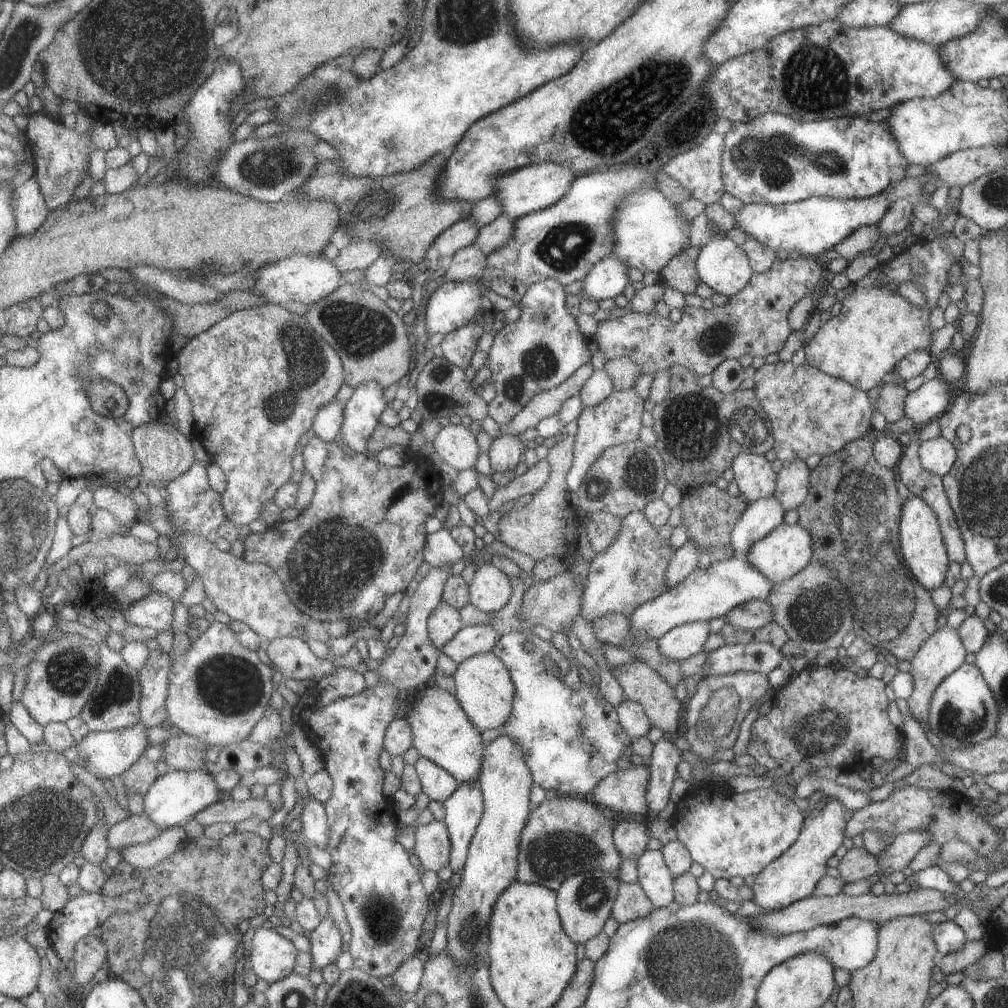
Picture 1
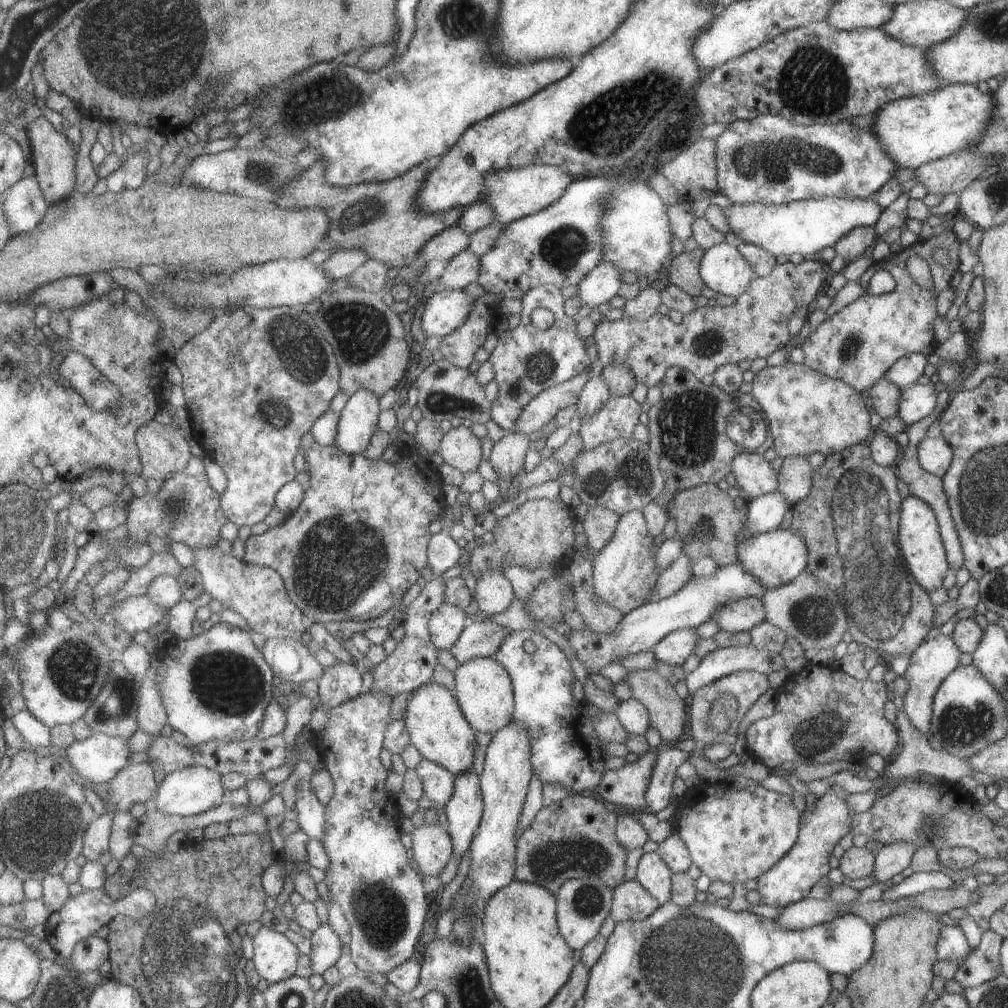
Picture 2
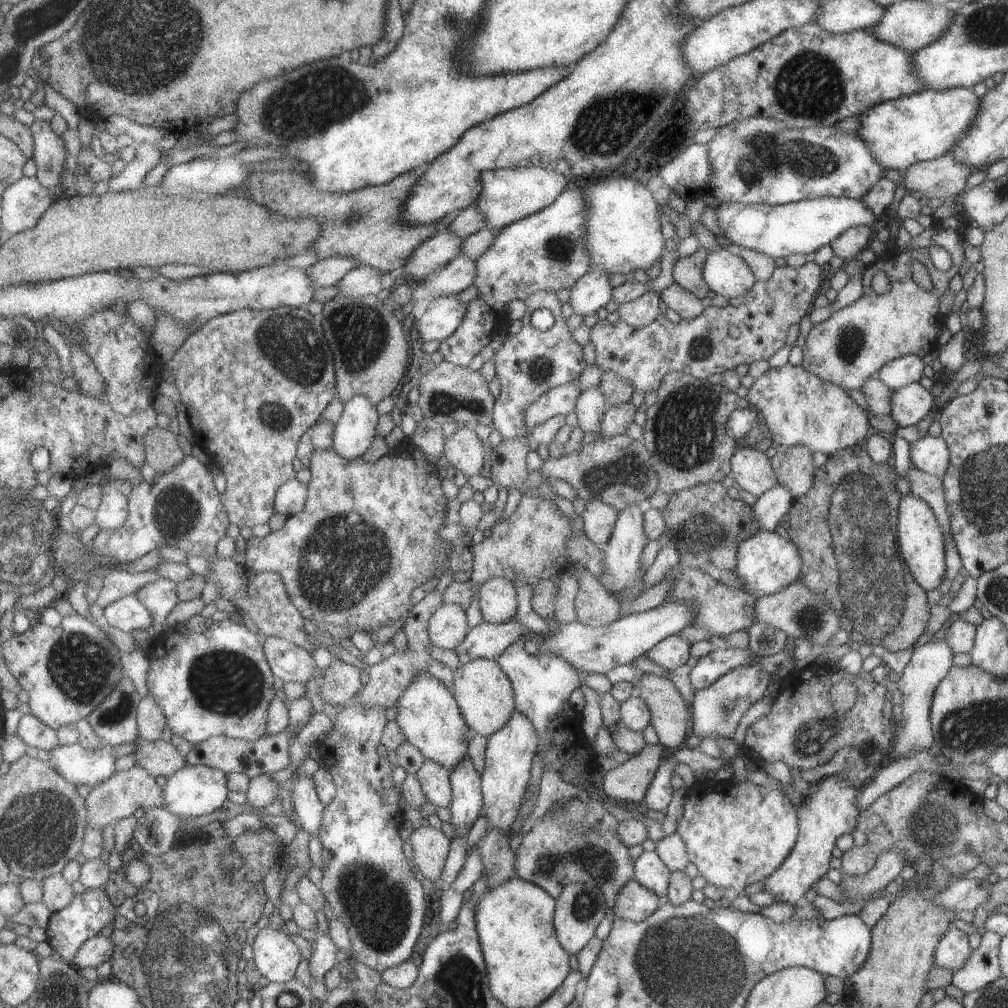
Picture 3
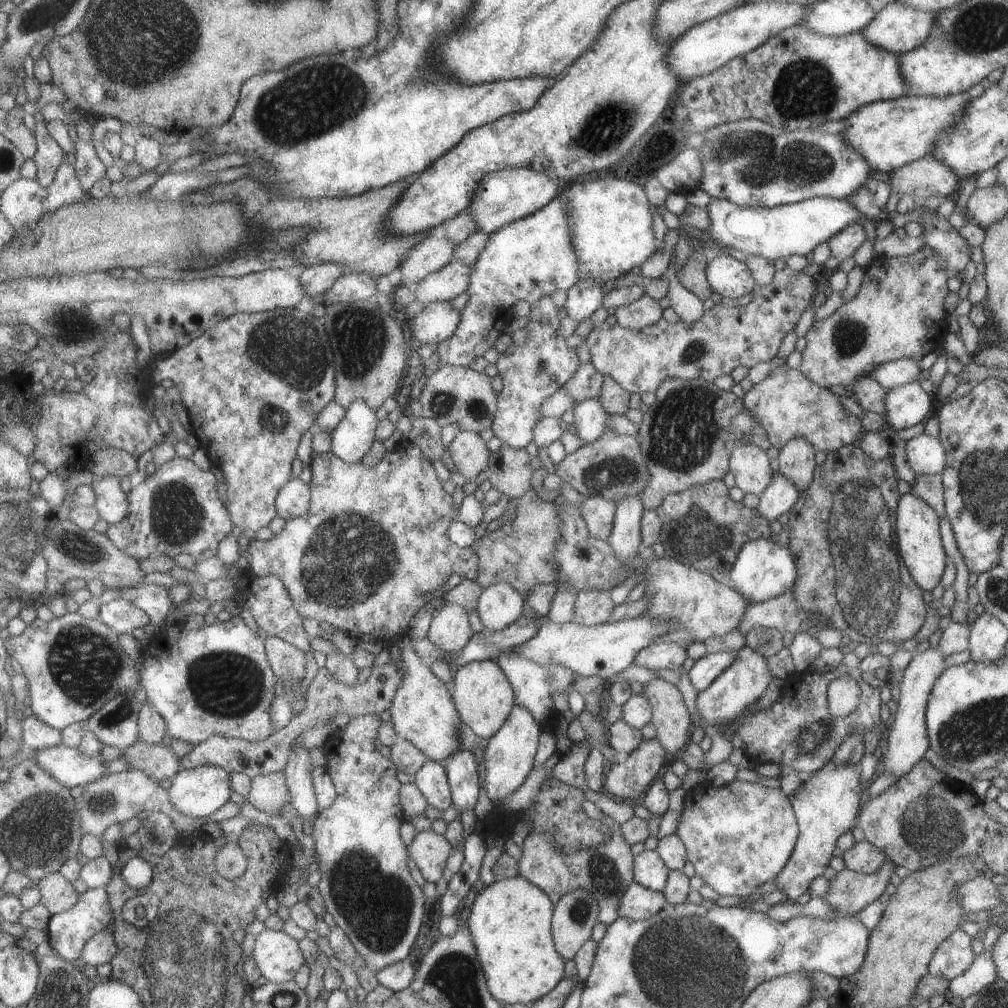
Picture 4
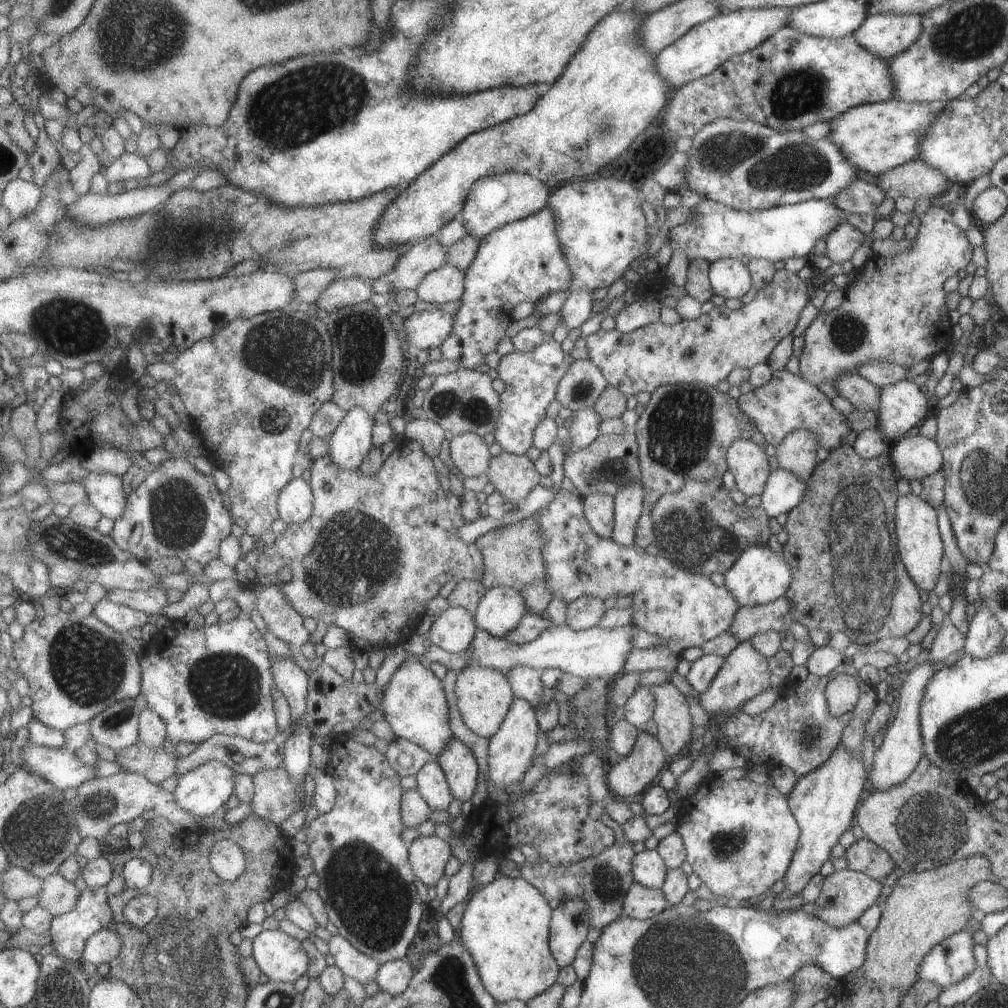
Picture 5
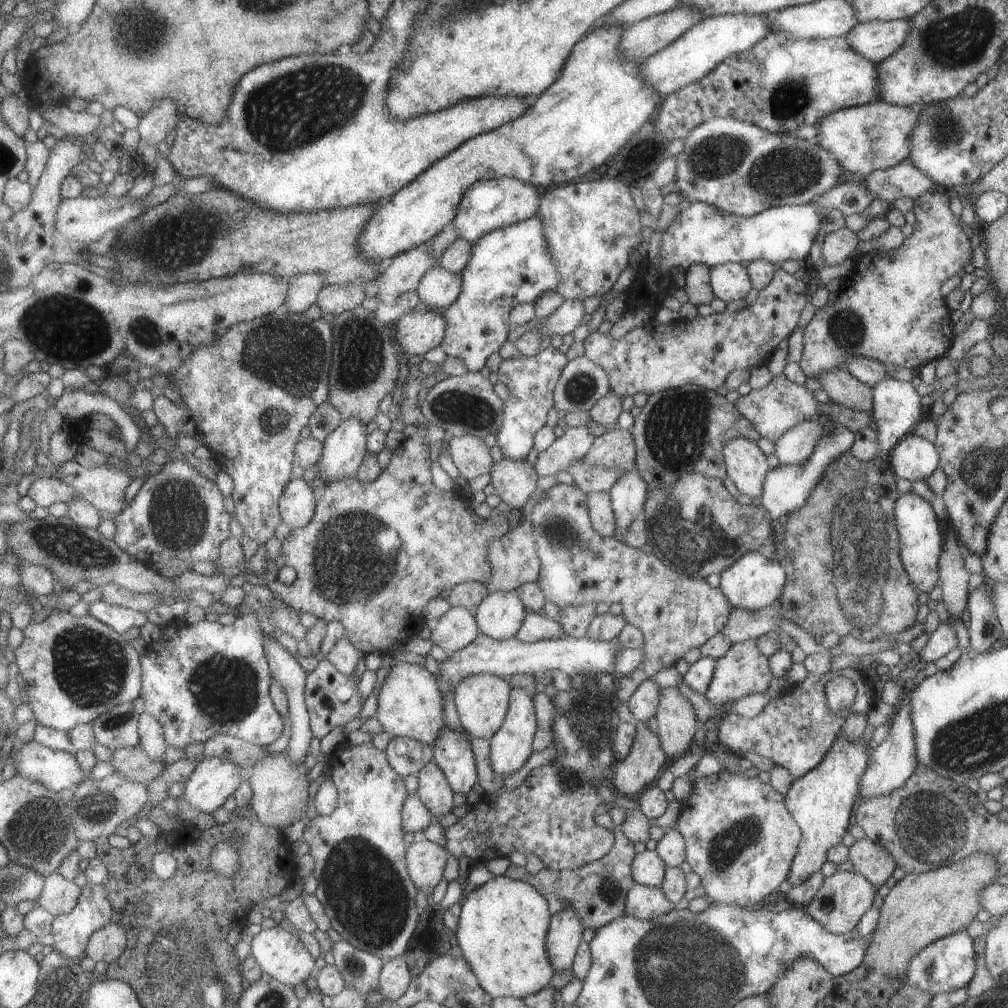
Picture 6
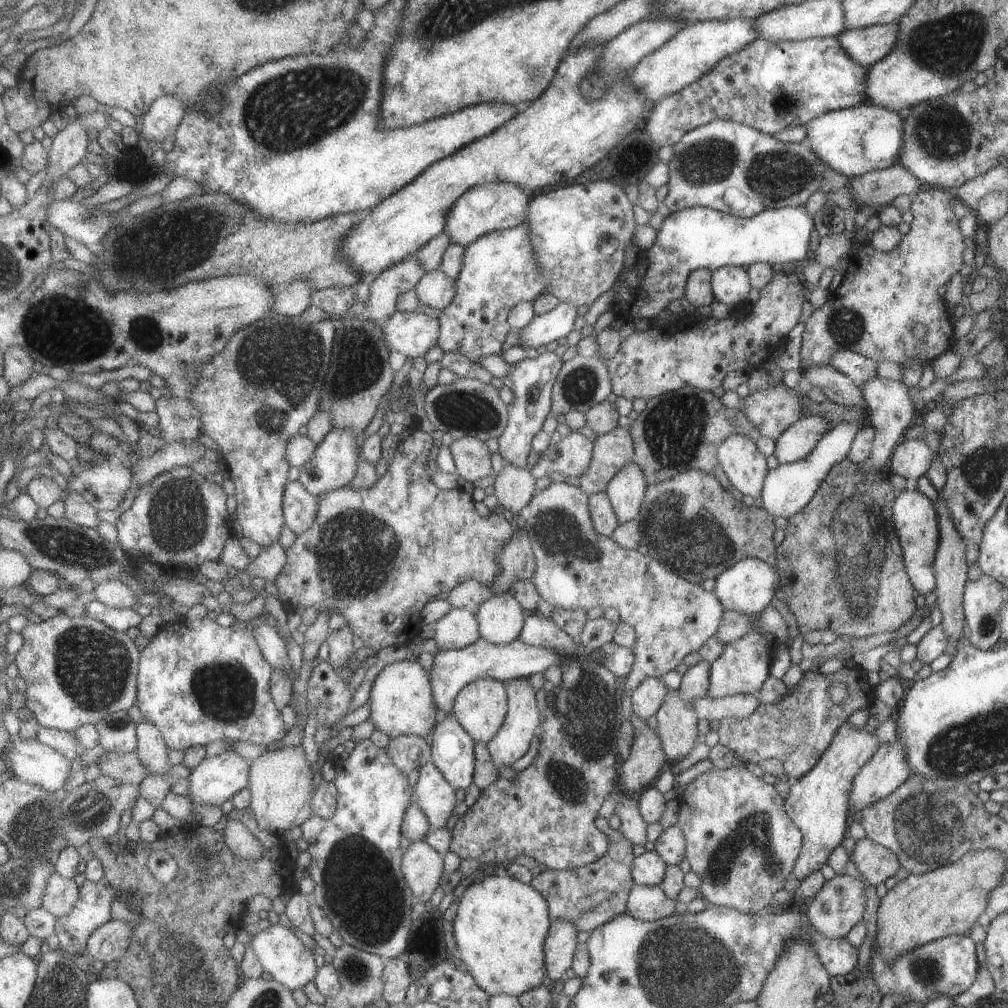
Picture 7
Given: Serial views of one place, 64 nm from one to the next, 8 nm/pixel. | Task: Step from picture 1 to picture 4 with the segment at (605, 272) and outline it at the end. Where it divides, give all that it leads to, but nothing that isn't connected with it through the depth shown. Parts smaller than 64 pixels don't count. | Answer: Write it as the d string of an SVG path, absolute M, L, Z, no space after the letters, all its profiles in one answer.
M585 279L570 288L565 306L567 315L578 324L589 318L600 307L605 296L601 292L602 286L603 284L595 283L592 279Z

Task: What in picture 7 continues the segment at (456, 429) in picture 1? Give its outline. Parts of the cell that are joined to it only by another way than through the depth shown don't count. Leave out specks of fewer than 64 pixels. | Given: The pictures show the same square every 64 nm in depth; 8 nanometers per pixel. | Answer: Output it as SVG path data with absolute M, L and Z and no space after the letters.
M466 436L456 441L448 440L448 446L455 460L457 473L465 481L472 484L483 480L485 476L495 475L491 450L485 441Z

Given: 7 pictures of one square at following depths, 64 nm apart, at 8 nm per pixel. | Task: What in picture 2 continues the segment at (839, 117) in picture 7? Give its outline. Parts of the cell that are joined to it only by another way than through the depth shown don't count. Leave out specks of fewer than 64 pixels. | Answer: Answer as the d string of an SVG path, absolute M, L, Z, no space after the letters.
M945 85L938 89L907 98L900 98L881 105L875 112L870 131L878 140L882 150L899 168L917 168L926 162L937 160L948 154L969 148L982 137L986 122L990 121L990 112L994 102L990 92L981 93L975 85Z

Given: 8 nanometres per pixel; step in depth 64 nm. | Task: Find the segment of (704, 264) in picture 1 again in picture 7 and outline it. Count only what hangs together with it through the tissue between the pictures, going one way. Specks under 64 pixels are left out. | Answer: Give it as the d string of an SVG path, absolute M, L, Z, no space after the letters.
M723 266L710 273L710 288L715 300L725 303L728 308L746 300L750 282L742 267Z

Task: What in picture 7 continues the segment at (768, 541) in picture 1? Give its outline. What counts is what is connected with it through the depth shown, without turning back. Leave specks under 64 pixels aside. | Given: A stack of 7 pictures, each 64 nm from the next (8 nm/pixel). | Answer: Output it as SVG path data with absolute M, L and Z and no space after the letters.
M744 558L726 568L714 578L712 593L719 599L724 610L733 611L745 616L759 615L774 593L774 588L781 582L775 568L759 559Z

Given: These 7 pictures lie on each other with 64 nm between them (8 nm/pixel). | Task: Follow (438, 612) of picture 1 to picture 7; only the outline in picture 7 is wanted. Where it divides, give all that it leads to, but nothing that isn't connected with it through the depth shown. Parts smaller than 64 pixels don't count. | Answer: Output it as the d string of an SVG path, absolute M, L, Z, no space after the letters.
M465 607L451 609L432 628L440 650L462 649L482 637L478 615Z

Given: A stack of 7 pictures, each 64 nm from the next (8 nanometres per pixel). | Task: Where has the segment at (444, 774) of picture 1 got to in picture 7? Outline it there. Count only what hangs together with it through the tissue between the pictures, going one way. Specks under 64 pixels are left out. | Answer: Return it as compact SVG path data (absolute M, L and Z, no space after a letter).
M433 762L420 768L420 779L415 786L415 802L428 816L431 830L445 829L454 818L457 792Z

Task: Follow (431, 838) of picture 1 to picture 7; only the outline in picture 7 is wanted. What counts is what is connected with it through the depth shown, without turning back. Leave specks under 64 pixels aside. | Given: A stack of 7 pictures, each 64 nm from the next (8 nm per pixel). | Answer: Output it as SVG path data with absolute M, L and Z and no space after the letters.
M426 840L411 842L406 849L402 869L417 900L429 902L439 888L445 872L445 860Z

